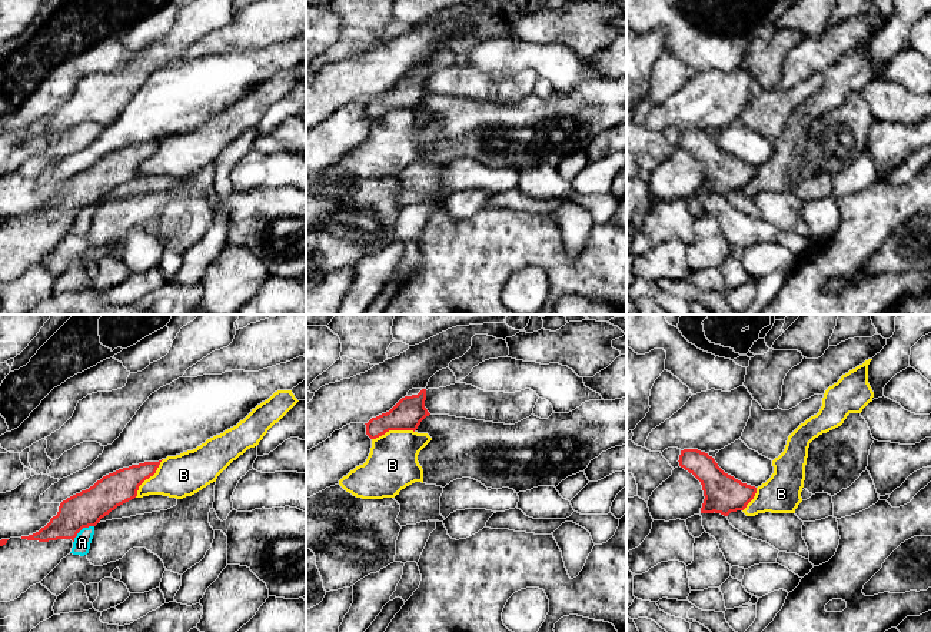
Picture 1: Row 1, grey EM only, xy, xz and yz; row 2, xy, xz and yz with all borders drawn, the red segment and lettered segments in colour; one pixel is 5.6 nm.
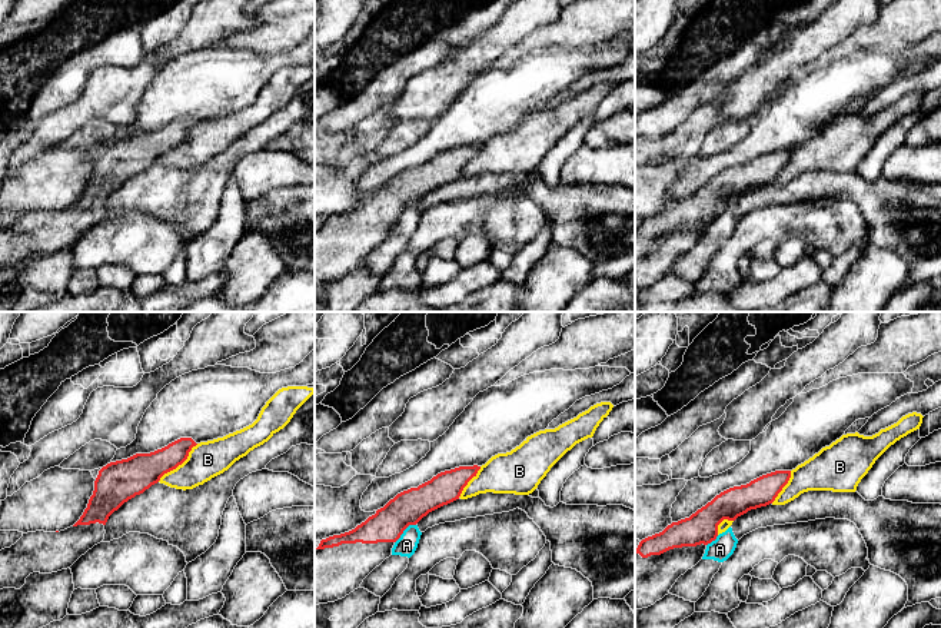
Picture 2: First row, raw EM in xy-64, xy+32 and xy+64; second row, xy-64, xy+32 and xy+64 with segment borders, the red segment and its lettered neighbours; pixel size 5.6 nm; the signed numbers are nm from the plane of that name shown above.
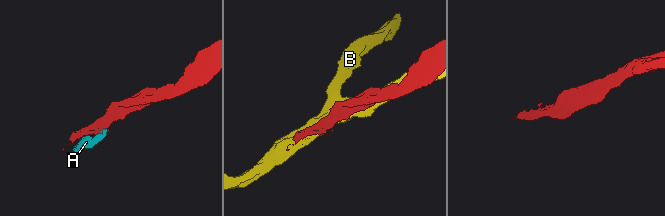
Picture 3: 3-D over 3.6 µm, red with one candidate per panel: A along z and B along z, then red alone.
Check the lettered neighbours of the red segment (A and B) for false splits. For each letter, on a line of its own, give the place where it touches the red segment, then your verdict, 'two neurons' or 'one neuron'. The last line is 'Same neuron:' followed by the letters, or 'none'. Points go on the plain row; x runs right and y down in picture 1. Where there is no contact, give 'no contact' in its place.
A: meets red in xy at (80, 209); two neurons
B: meets red in xz at (392, 109); two neurons
Same neuron: none

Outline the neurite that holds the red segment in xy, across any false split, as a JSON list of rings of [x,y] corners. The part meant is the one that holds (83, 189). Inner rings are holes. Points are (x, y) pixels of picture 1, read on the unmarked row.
[[[144,142],[103,156],[93,166],[59,186],[56,196],[39,212],[0,220],[0,282],[17,279],[41,262],[70,234],[83,207],[96,206],[117,186],[134,179],[139,166],[153,156],[159,142]]]

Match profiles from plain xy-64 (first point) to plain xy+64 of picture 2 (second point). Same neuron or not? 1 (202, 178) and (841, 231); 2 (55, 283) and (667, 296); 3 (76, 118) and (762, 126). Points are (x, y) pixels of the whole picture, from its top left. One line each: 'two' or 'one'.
1: one
2: one
3: two

